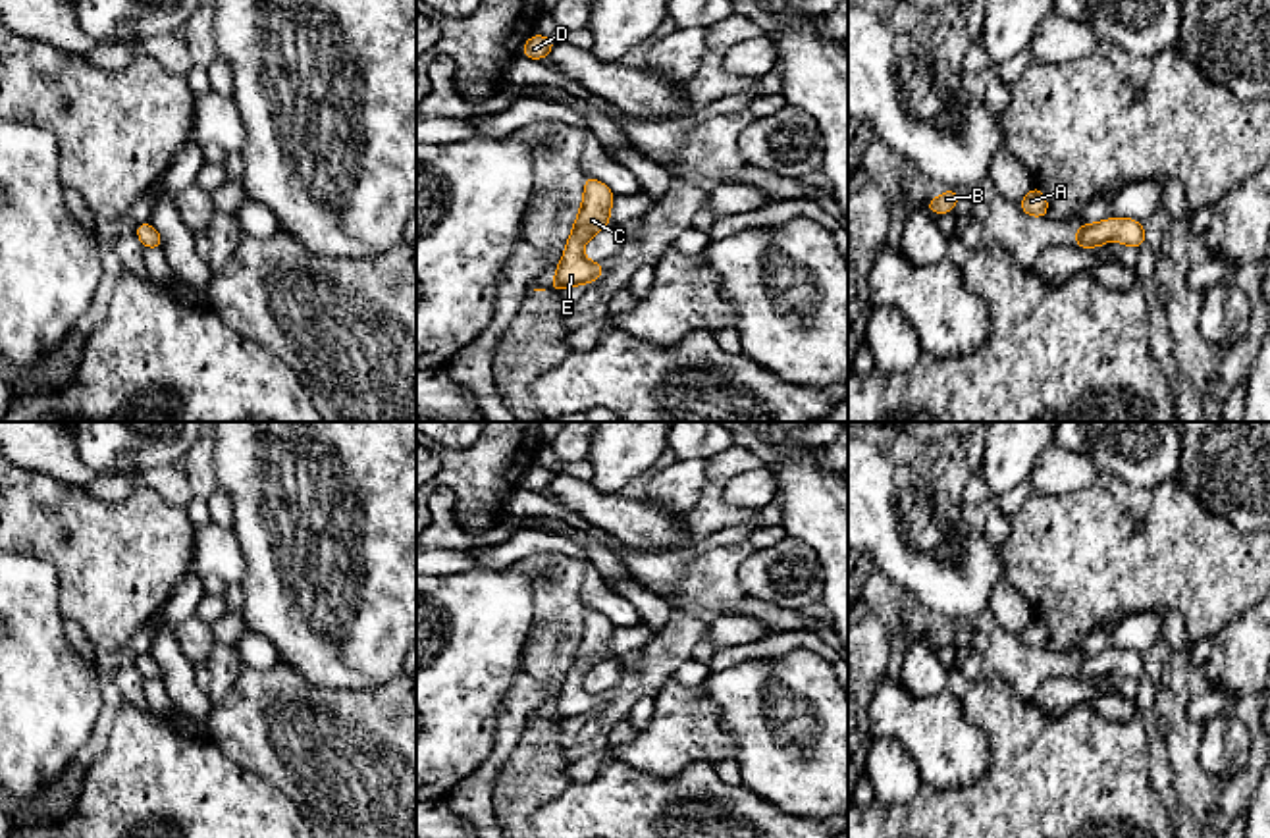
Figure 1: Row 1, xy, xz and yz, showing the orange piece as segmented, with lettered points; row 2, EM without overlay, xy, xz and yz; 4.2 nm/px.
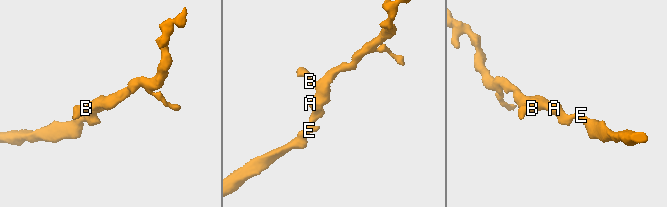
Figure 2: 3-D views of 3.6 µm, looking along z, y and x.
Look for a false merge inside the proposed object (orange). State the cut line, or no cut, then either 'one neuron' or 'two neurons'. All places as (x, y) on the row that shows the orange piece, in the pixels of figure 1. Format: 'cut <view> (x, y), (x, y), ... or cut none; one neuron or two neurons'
cut none; one neuron

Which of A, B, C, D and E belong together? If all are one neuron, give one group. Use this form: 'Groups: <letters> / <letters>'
Groups: A B C D E

